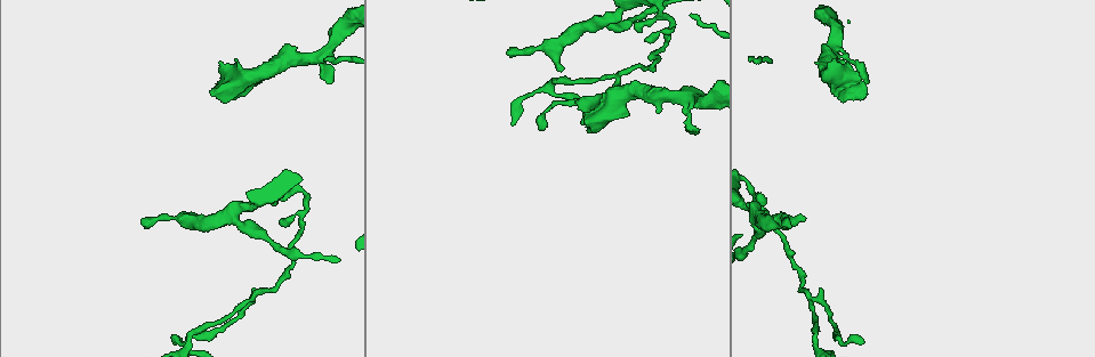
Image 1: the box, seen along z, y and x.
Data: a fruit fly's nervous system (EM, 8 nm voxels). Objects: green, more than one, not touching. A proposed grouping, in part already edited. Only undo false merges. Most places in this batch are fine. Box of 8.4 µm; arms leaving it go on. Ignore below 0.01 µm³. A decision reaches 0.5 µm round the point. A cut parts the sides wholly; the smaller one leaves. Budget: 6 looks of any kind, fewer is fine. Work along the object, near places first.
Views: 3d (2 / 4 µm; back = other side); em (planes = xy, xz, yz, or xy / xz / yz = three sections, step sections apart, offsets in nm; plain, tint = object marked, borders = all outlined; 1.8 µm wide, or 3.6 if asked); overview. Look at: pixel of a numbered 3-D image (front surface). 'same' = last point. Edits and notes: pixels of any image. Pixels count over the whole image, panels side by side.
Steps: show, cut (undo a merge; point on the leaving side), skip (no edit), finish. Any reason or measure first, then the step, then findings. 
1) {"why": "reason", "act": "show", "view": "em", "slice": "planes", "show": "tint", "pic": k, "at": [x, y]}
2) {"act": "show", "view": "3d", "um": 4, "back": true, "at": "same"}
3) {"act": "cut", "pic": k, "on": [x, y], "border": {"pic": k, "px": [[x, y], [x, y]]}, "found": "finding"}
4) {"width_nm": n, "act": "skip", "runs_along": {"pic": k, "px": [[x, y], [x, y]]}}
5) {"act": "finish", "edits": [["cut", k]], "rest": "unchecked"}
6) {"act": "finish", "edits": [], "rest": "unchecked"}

{"why": "a narrow waist", "act": "show", "view": "em", "slice": "planes", "show": "tint", "pic": 1, "at": [597, 22]}

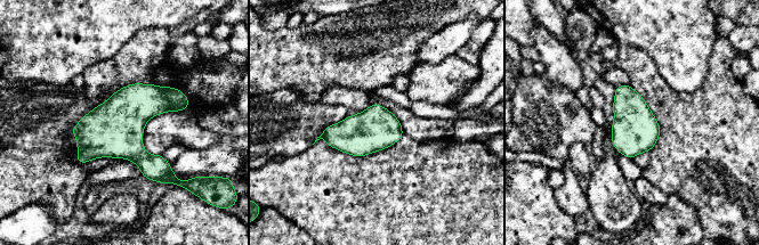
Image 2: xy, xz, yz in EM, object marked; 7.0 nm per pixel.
{"width_nm": 300, "act": "skip", "found": "continuous, no second cell"}

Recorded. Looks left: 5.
{"why": "three arms meet", "act": "show", "view": "3d", "um": 4, "pic": 1, "at": [681, 94]}

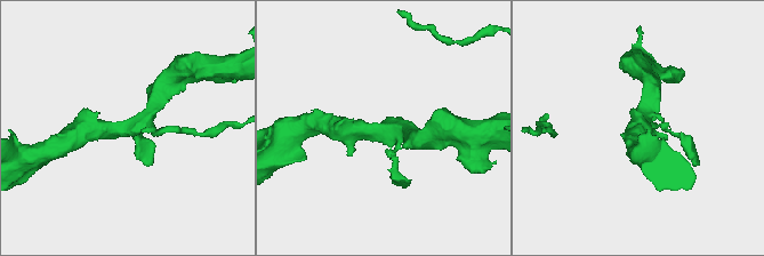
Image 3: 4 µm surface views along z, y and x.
{"arms": 3, "act": "show", "view": "em", "slice": "yz", "step": 16, "show": "tint", "pic": 3, "at": [127, 127]}

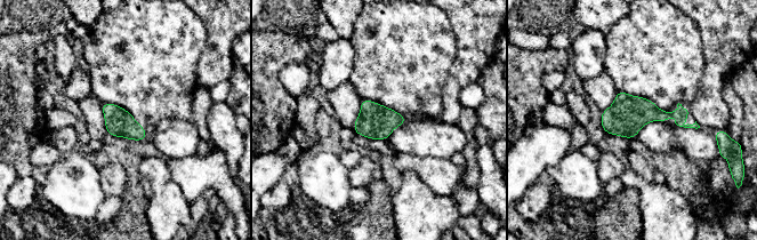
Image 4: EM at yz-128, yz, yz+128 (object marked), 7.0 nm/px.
{"why": "cut it another way", "act": "show", "view": "em", "slice": "xy", "step": 16, "show": "tint", "at": "same"}

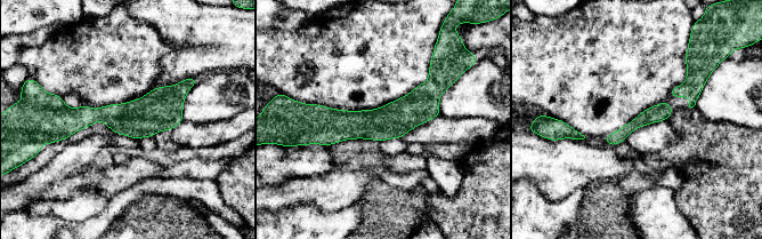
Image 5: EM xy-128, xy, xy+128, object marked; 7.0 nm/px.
{"act": "skip", "found": "continuous, no second cell"}

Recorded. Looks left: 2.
{"why": "a fork", "act": "show", "view": "3d", "um": 4, "back": true, "pic": 1, "at": [254, 297]}

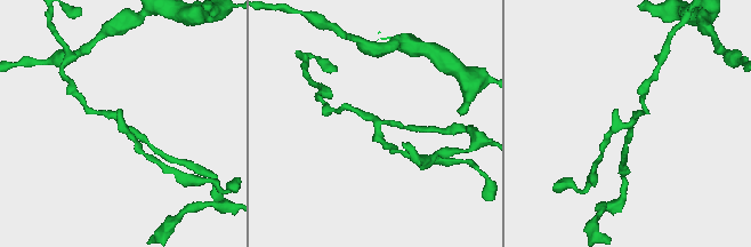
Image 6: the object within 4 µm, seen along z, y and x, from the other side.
{"arms": 3, "why": "shape alone is not enough", "act": "show", "view": "em", "um": 3.6, "slice": "planes", "show": "tint", "pic": 6, "at": [375, 122]}

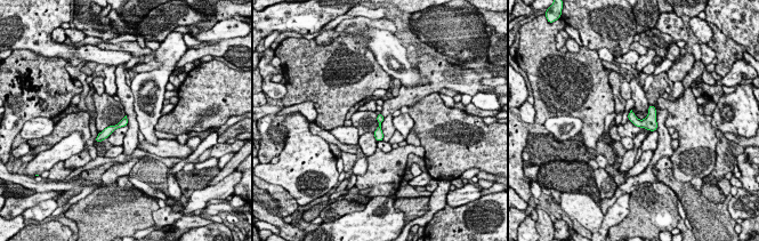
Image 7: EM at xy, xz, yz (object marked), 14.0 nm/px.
{"act": "skip", "runs_along": {"pic": 7, "px": [[124, 119], [97, 139]]}, "found": "one cell here"}

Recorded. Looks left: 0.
{"act": "finish", "edits": [], "rest": "unchecked"}

